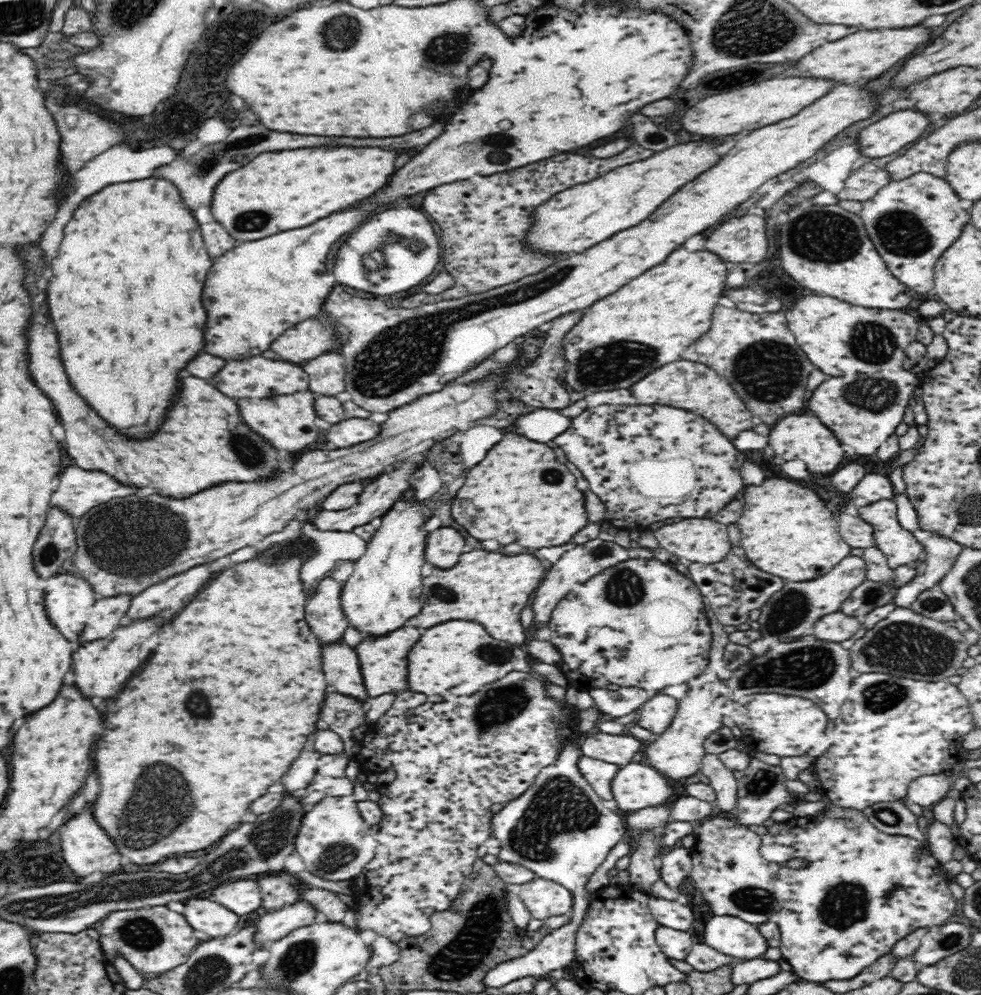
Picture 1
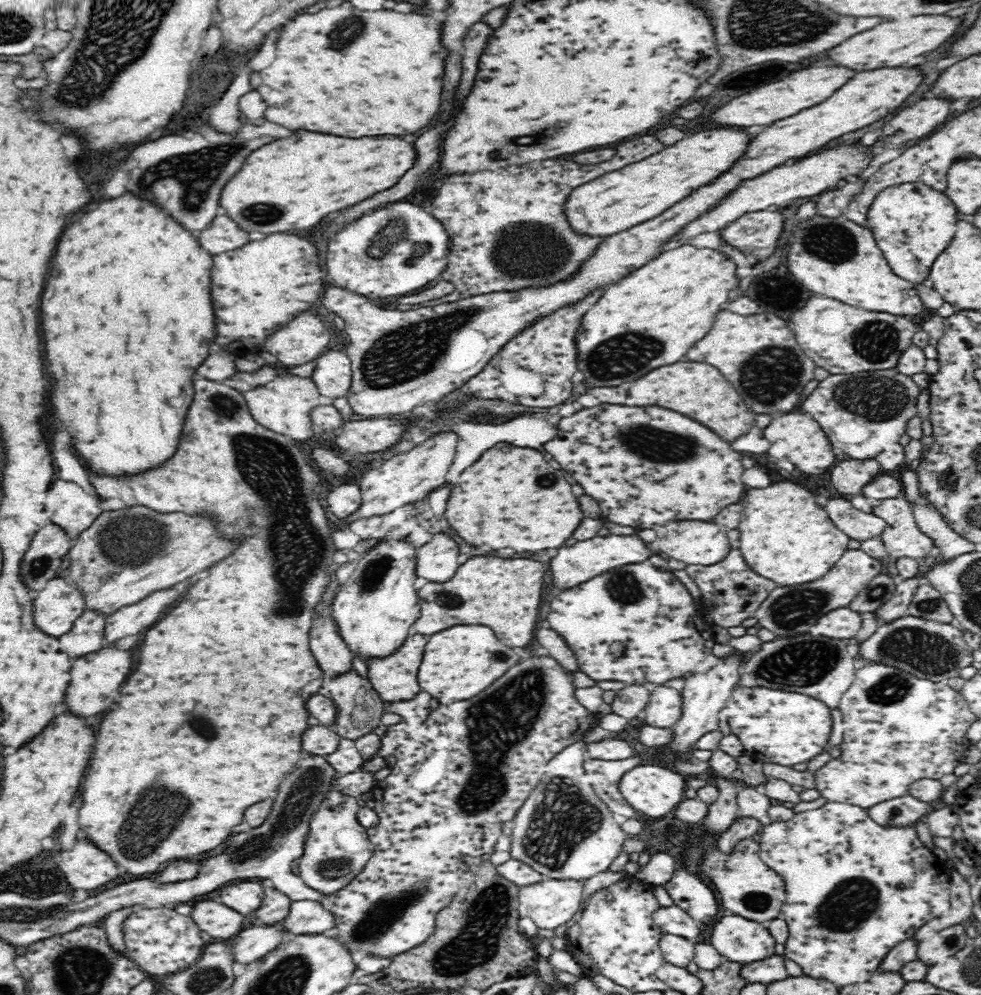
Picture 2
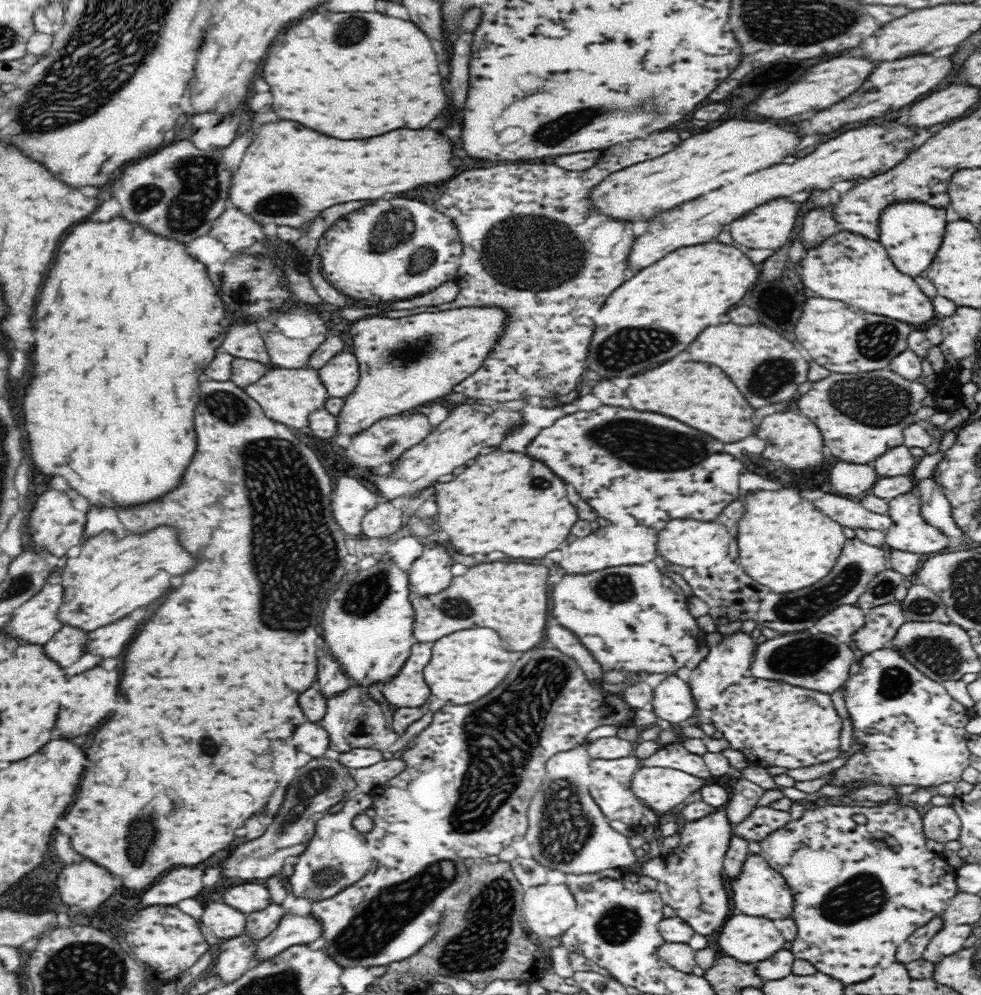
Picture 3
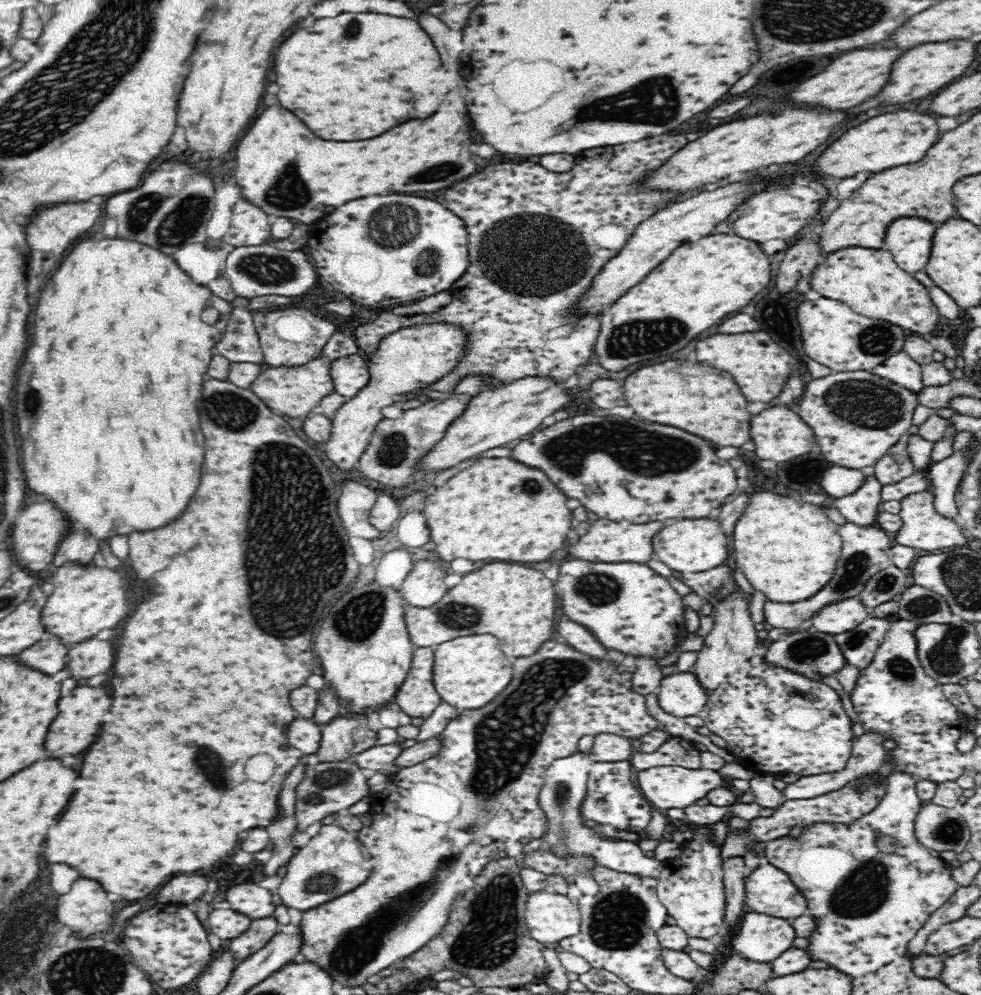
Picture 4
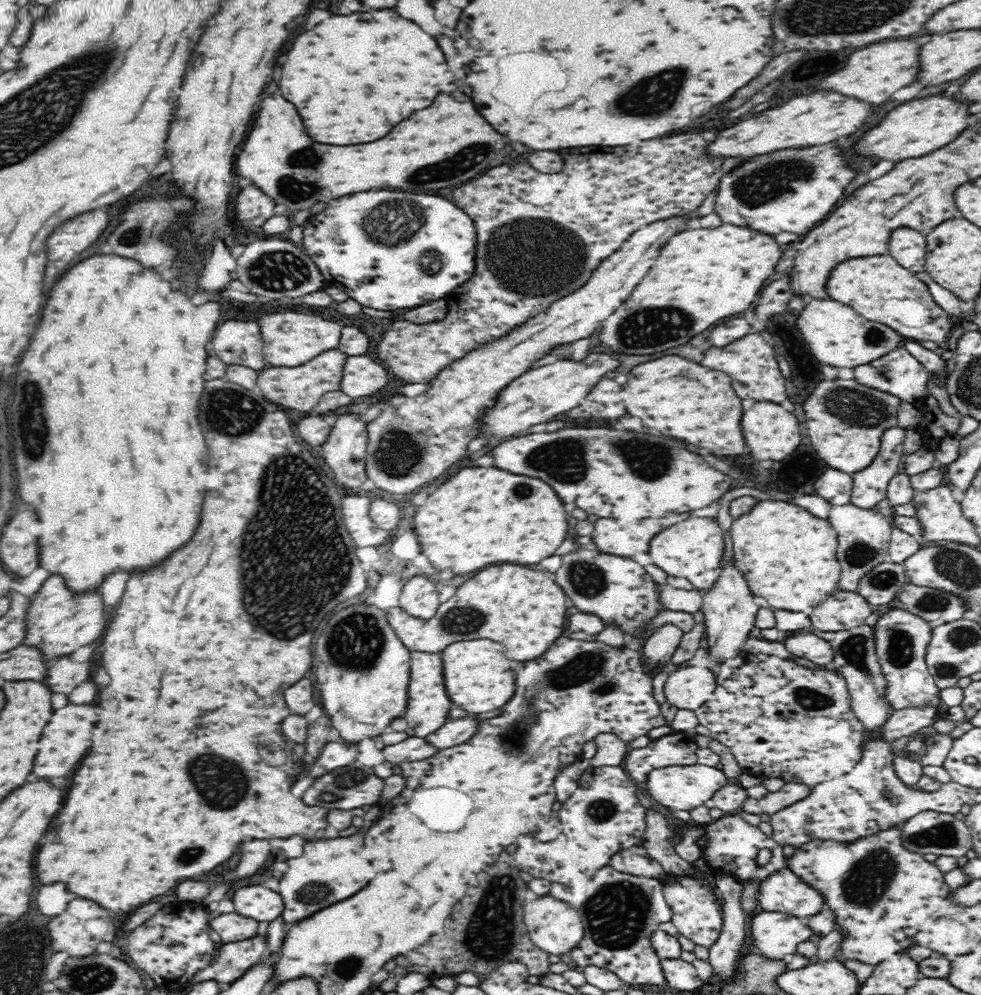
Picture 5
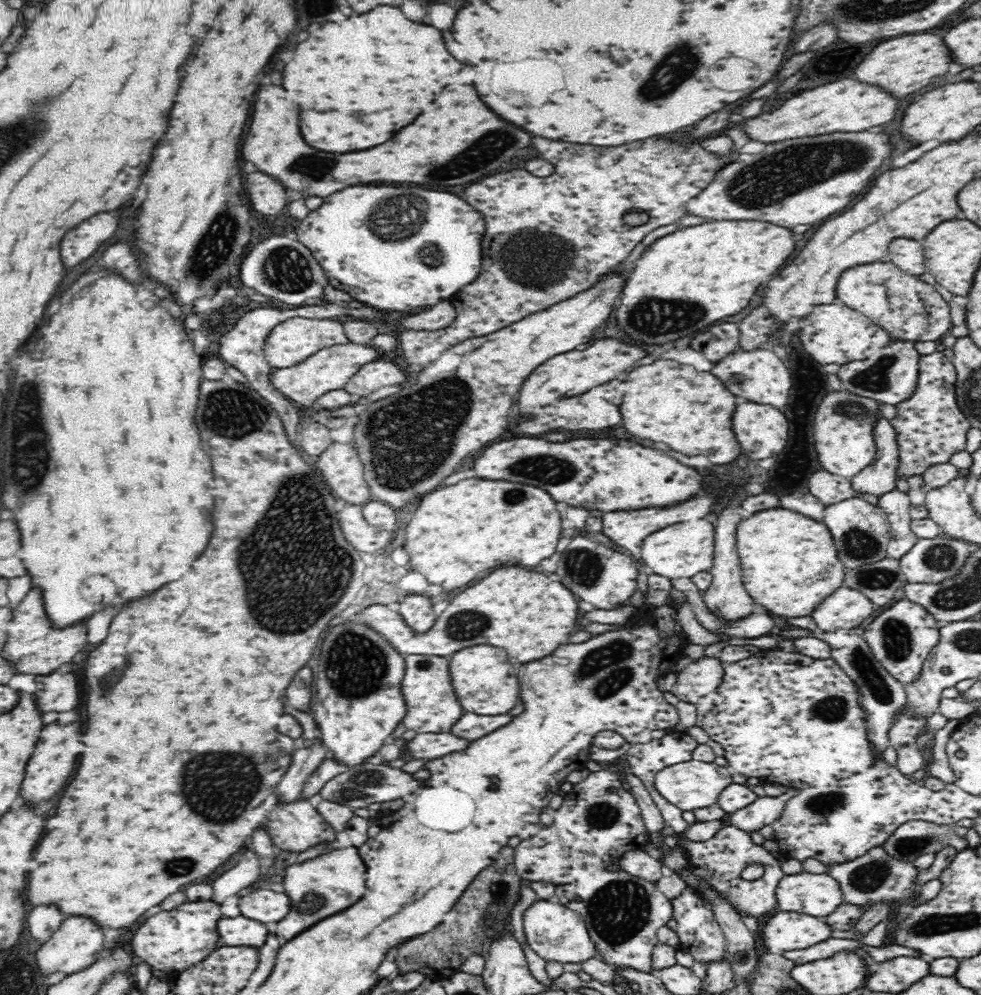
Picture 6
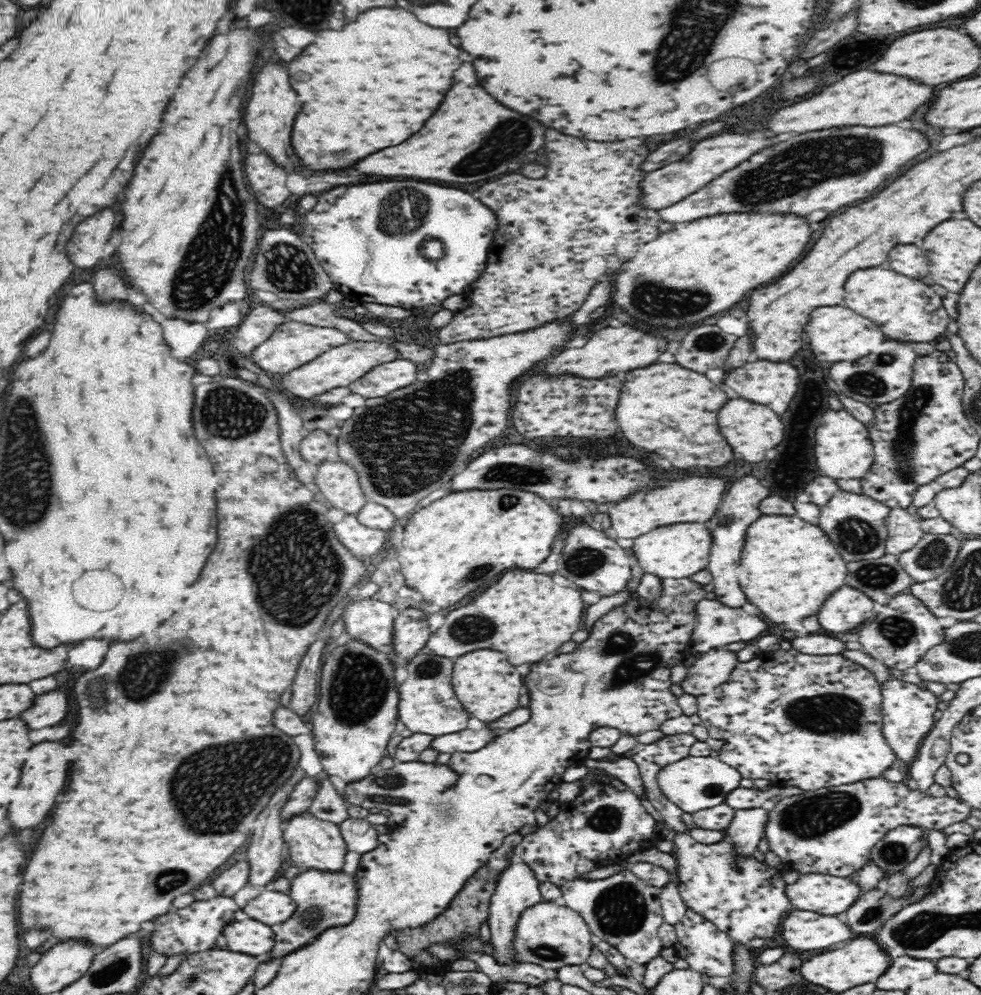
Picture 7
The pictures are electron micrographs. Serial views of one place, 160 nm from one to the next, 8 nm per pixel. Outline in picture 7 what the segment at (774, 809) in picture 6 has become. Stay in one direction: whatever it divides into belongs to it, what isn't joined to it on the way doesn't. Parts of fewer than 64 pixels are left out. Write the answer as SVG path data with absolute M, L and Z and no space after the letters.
M764 808L735 810L733 822L728 824L724 833L728 836L728 841L736 845L740 855L748 857L756 850L765 835L768 816L770 816L770 811Z

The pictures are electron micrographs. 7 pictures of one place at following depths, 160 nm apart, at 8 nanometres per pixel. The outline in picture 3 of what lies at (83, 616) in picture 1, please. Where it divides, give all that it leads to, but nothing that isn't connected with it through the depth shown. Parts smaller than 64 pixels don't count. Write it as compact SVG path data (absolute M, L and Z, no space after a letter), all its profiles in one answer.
M46 583L38 594L30 597L18 607L7 622L5 630L9 636L18 636L30 644L45 645L63 626L59 619L59 608L63 605L65 588L61 584Z

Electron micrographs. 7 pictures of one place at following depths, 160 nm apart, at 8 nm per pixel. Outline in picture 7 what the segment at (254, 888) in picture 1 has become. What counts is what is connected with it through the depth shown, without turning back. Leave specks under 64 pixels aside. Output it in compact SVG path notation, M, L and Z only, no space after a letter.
M268 887L258 897L250 899L241 914L273 928L289 920L294 915L295 908L296 903L287 892Z

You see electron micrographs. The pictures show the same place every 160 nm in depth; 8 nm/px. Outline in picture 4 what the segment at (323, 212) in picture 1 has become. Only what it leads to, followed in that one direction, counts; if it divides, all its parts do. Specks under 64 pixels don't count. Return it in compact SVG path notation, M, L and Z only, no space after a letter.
M442 102L438 112L426 120L410 120L390 132L376 136L372 140L354 140L354 142L324 142L316 138L306 124L302 124L292 112L272 106L264 110L258 120L250 126L236 146L236 182L242 190L240 196L256 204L258 208L270 216L294 218L304 224L311 225L322 216L324 208L318 206L340 206L348 200L356 200L370 194L386 192L418 192L418 190L440 190L448 188L458 180L476 172L474 156L468 146L474 142L474 134L470 124L466 122L466 106L454 102Z

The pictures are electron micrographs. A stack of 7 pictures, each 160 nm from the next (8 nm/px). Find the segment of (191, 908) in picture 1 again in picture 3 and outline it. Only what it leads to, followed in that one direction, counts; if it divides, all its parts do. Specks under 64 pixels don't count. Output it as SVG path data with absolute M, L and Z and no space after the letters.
M208 904L202 914L202 924L206 924L219 941L240 936L245 932L246 916L228 904Z

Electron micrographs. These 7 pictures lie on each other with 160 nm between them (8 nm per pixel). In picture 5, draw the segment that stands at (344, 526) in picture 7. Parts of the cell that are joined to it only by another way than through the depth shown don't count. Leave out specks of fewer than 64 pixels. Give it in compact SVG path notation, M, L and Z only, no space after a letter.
M358 494L342 498L344 522L356 546L378 546L388 538L386 530L380 530L370 518L369 508L372 500L370 494Z

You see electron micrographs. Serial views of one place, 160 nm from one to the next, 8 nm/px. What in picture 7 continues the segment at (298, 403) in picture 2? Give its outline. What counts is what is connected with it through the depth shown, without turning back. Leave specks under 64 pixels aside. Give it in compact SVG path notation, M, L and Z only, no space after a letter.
M354 341L342 344L322 352L316 359L310 360L310 363L297 367L290 372L280 374L280 384L288 390L288 394L296 394L300 398L312 398L324 394L324 392L333 388L348 387L354 380L358 380L360 376L364 376L366 372L378 367L380 364L391 362L392 360L401 359L401 356L394 351L394 347L390 347L384 341Z

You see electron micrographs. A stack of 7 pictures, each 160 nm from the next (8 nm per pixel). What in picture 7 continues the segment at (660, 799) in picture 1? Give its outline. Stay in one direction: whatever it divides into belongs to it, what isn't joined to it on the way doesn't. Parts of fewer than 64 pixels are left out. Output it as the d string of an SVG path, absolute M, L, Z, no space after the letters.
M717 755L687 756L678 762L665 766L657 776L658 785L664 796L676 804L684 813L690 813L713 808L725 803L726 796L740 787L740 773L729 764L722 762Z

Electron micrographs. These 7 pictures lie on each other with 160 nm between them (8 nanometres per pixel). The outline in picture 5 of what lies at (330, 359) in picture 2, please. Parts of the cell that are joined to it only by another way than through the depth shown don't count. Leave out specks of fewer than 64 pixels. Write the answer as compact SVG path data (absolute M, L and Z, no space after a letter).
M370 354L347 356L345 368L342 369L340 391L351 399L368 396L386 386L388 374L378 360Z

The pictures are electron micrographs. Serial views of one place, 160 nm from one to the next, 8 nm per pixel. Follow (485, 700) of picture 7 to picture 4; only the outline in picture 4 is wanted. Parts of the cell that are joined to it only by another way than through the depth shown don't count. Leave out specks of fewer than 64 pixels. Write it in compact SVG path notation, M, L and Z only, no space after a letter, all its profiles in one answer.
M457 636L434 647L432 680L443 702L454 709L482 708L512 680L512 664L494 636Z

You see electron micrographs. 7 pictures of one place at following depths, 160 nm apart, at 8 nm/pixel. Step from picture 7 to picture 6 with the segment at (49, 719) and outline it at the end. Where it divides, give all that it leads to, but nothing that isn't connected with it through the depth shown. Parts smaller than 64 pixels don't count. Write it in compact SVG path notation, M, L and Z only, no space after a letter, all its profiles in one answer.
M54 670L50 674L38 674L36 676L36 698L40 712L58 710L66 712L78 706L80 700L80 684L74 671Z

